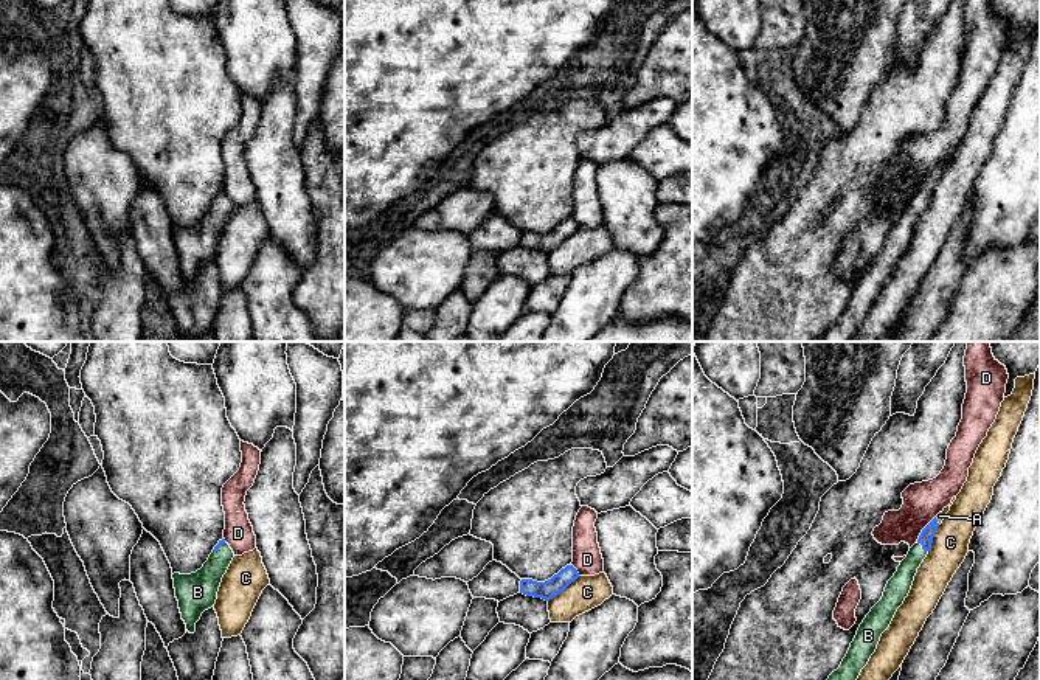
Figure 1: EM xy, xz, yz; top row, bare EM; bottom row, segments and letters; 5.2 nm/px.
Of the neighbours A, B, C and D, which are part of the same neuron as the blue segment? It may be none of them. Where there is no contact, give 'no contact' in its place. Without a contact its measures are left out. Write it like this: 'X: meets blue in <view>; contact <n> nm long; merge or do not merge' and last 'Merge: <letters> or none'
A: meets blue in yz; contact 50 nm long; merge
B: meets blue in yz; contact 80 nm long; merge
C: meets blue in xz; contact 220 nm long; do not merge
D: meets blue in yz; contact 170 nm long; do not merge
Merge: A, B

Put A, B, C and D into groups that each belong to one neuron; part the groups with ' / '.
A B / C / D

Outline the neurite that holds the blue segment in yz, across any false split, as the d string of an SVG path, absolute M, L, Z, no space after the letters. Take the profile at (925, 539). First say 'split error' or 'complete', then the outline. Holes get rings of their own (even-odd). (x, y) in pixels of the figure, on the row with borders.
split error; M950 506L944 508L920 533L917 542L910 548L907 557L888 581L882 599L871 609L860 624L851 647L840 668L827 680L857 680L861 669L875 652L882 633L889 627L897 609L908 596L917 568L931 550L933 536L942 523Z

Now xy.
split error; M222 539L200 570L191 574L172 574L182 619L189 633L196 632L196 623L202 613L214 607L222 578L233 557L233 550L225 539Z

